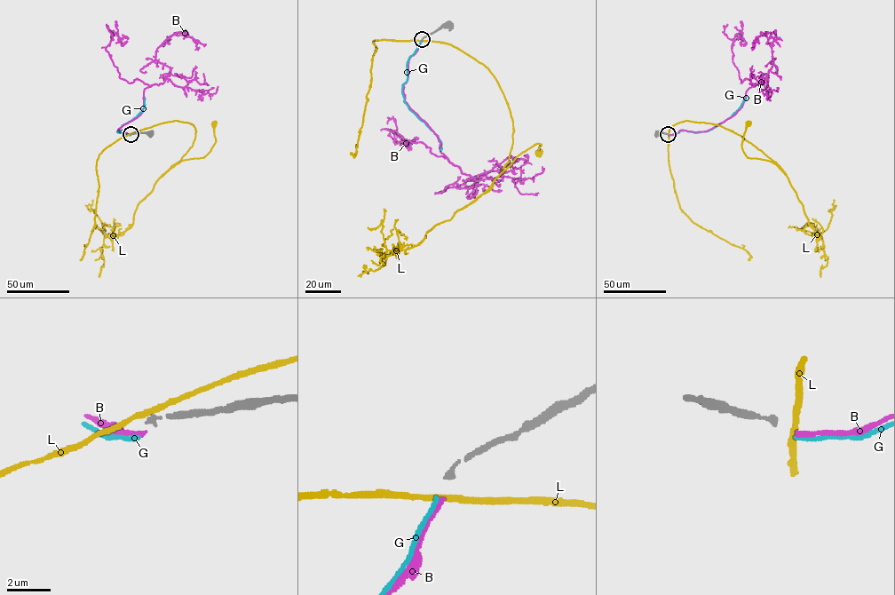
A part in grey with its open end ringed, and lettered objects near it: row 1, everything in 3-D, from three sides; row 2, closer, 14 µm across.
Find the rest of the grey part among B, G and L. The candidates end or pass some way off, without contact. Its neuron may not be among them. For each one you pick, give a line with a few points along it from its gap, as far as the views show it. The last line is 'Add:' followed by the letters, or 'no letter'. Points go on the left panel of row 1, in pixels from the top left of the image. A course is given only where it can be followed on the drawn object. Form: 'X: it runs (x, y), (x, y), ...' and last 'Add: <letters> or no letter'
B: it runs (130, 134), (118, 129), (142, 112), (144, 90), (170, 73), (155, 58), (156, 49), (173, 35), (204, 46)
Add: B

